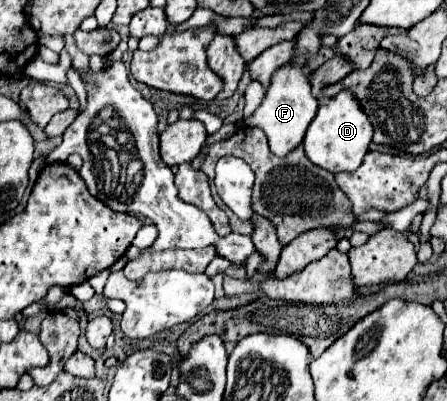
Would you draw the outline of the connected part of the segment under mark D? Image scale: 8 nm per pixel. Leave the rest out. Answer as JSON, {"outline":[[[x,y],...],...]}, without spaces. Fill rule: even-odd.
{"outline":[[[338,94],[332,98],[328,104],[322,104],[318,108],[314,120],[308,126],[306,136],[304,136],[304,152],[308,160],[332,174],[338,172],[354,172],[362,164],[364,154],[368,152],[368,146],[372,142],[372,126],[366,114],[362,114],[362,108],[358,102],[354,102],[352,94]]]}

